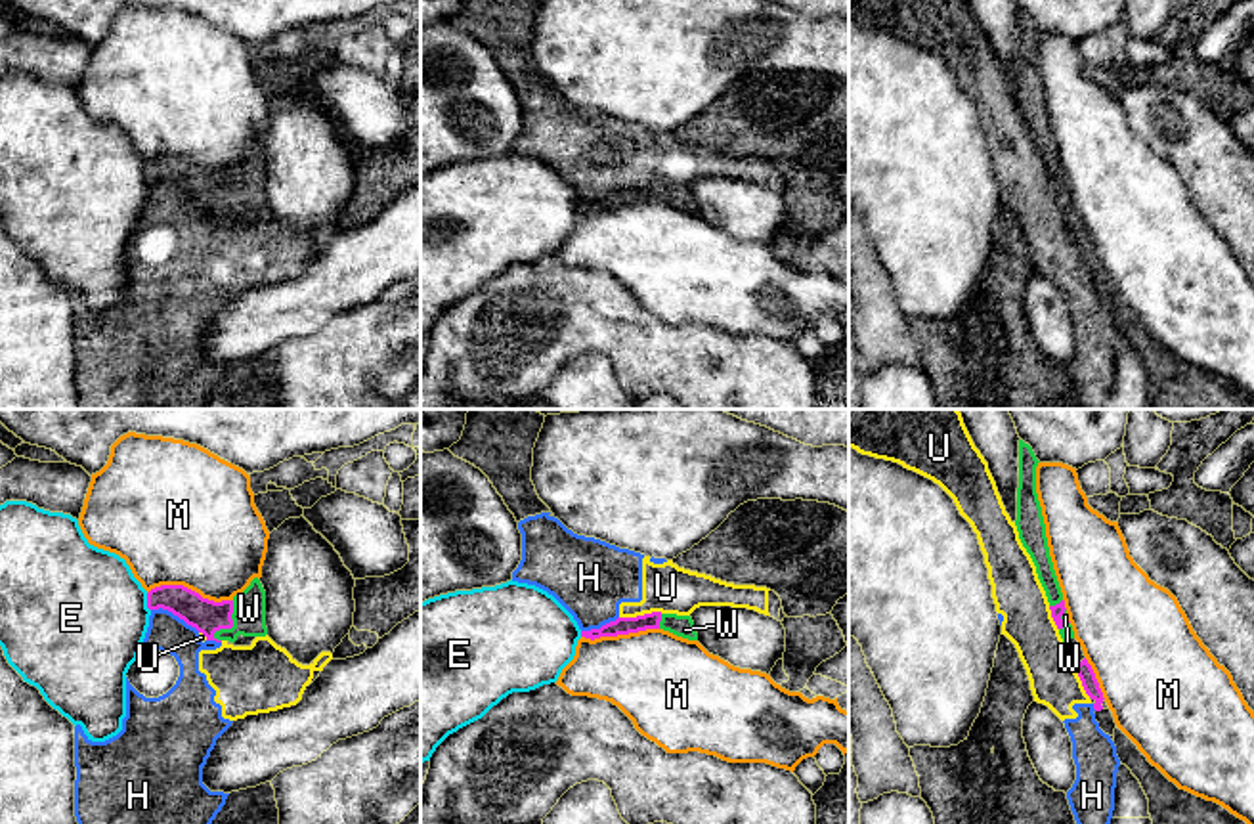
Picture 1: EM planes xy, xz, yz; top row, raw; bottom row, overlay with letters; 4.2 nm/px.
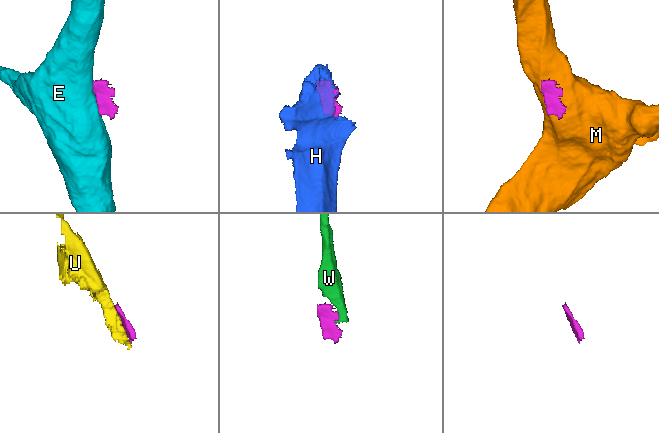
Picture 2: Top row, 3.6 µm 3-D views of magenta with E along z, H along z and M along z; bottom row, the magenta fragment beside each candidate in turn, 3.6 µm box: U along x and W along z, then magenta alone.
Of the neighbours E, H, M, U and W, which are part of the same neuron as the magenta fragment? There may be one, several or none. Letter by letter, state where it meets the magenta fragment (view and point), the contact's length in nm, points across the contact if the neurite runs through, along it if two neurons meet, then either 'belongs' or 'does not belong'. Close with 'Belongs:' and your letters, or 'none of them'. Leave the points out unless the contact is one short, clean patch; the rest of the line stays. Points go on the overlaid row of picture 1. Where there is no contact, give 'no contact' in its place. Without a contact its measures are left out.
E: xy (148, 603) | 80 nm | does not belong
H: xy (176, 614) | 220 nm | does not belong
M: xy (190, 589) | 360 nm | does not belong
U: xz (641, 616) | 190 nm | along xz (662, 612), (620, 618) | does not belong
W: xy (232, 626) | 190 nm | across xy (207, 616), (232, 626), (249, 608) | belongs
Belongs: W

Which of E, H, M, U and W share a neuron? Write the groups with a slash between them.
E / H U / M / W

